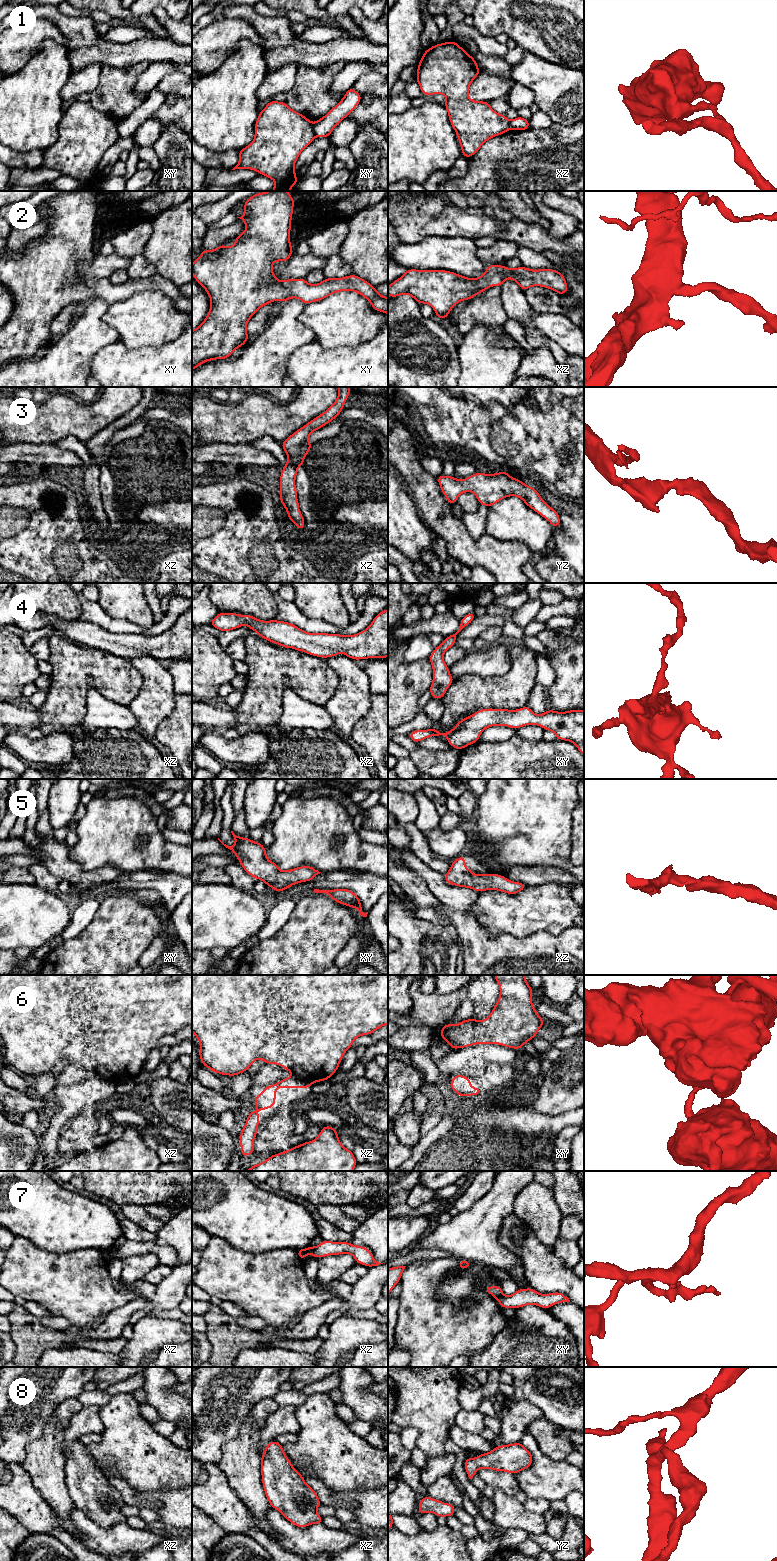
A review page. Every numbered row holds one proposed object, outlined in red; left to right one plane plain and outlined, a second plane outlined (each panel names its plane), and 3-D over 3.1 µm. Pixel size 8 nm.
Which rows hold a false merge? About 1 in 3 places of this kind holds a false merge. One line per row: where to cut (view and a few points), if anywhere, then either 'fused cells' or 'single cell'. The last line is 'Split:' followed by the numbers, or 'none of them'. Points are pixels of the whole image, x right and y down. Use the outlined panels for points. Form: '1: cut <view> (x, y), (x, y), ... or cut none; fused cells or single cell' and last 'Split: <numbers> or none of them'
1: cut xy (312, 124), (312, 130), (315, 135); fused cells
2: cut none; single cell
3: cut none; single cell
4: cut none; single cell
5: cut none; single cell
6: cut none; single cell
7: cut xy (502, 1294), (498, 1300); fused cells
8: cut none; single cell
Split: 1, 7

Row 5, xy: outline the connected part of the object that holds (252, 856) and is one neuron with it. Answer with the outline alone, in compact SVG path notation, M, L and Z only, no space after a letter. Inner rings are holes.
M231 831L231 833L235 840L234 846L228 846L224 844L219 838L218 840L226 848L230 849L234 853L234 855L238 858L240 865L244 868L248 875L258 880L262 880L267 886L270 886L277 892L283 892L285 889L291 887L294 884L311 881L321 873L312 866L308 865L300 866L286 871L280 871L278 864L270 861L267 858L266 848L260 842L254 842L250 838L236 836L233 831Z

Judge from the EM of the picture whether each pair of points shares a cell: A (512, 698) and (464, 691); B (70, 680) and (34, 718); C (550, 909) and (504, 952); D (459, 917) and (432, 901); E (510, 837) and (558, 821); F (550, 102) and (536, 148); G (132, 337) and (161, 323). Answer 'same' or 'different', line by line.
A: same
B: different
C: different
D: different
E: same
F: different
G: same

